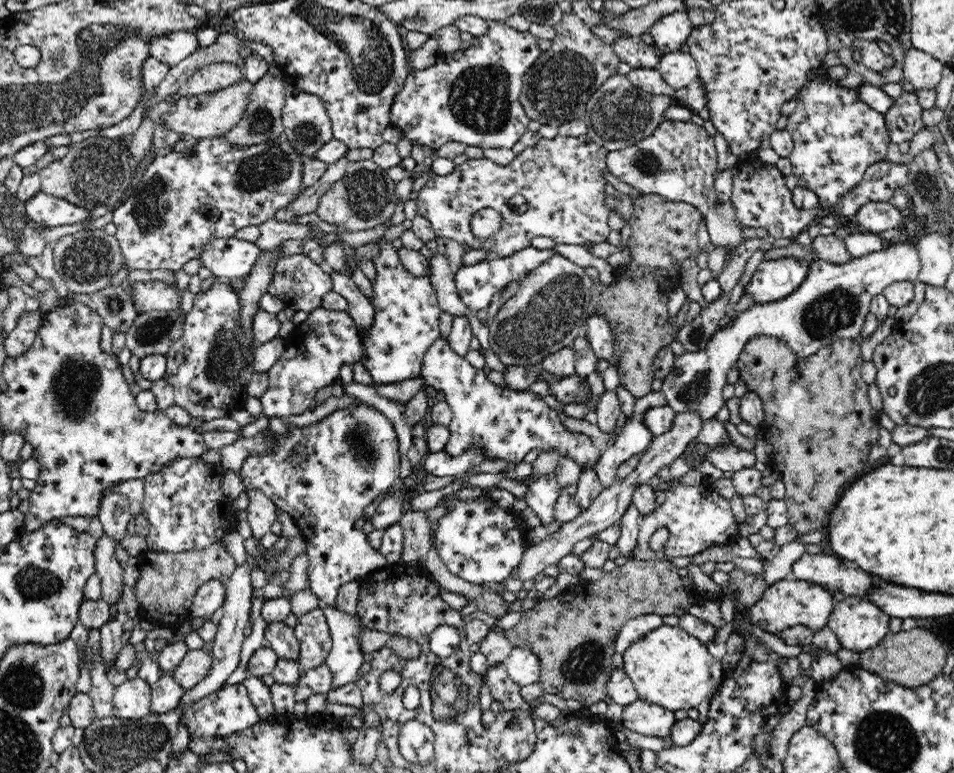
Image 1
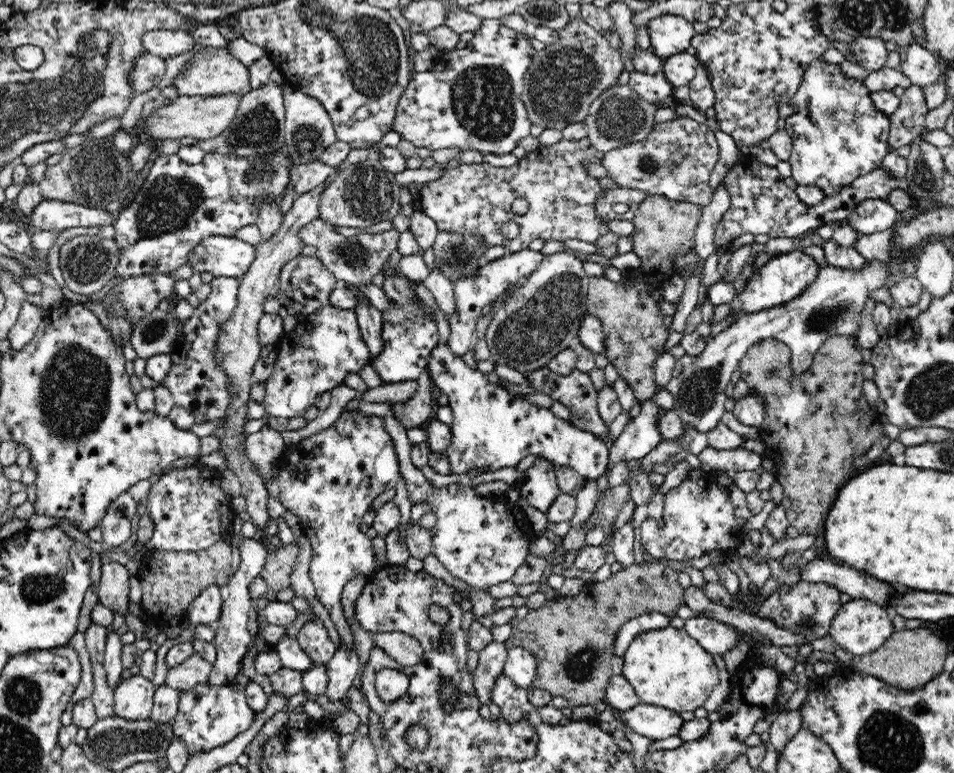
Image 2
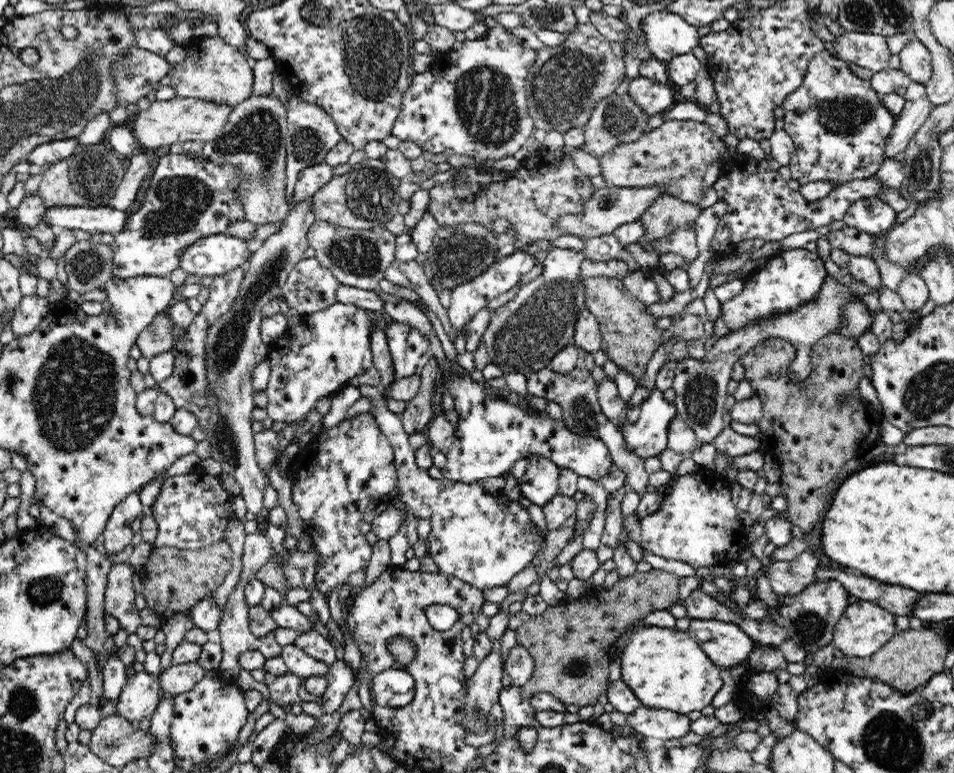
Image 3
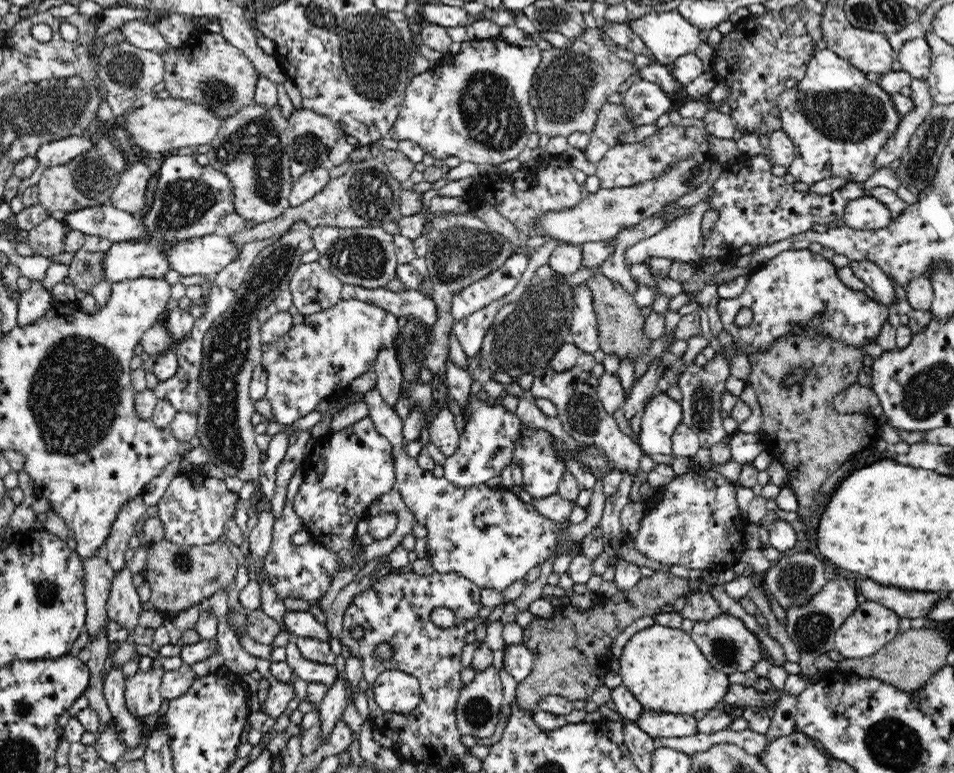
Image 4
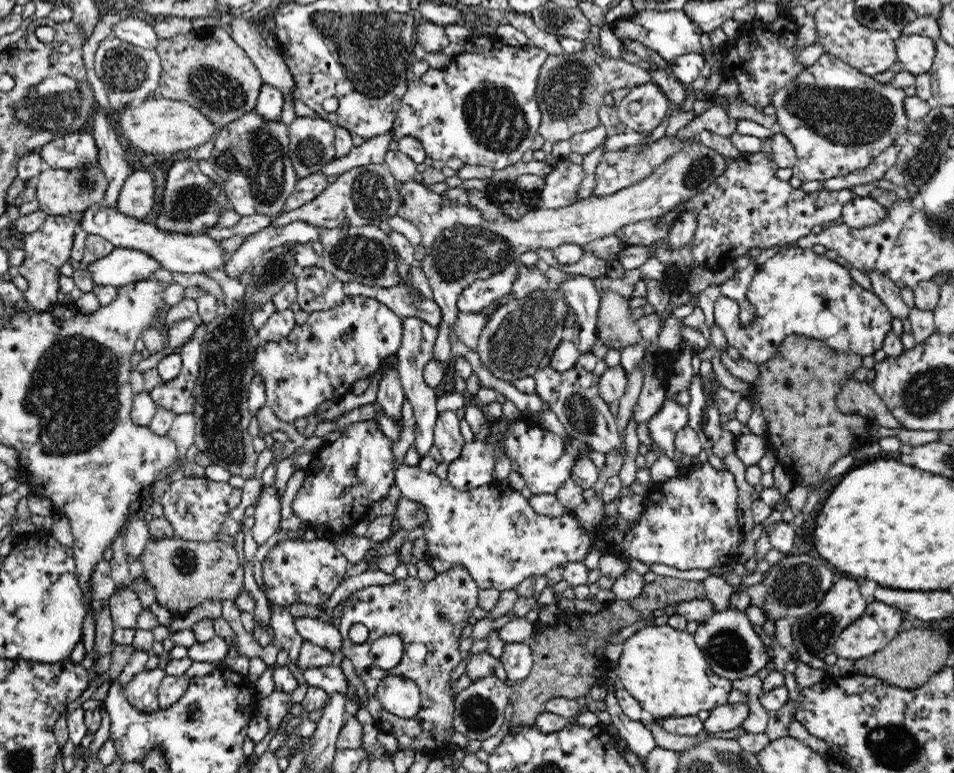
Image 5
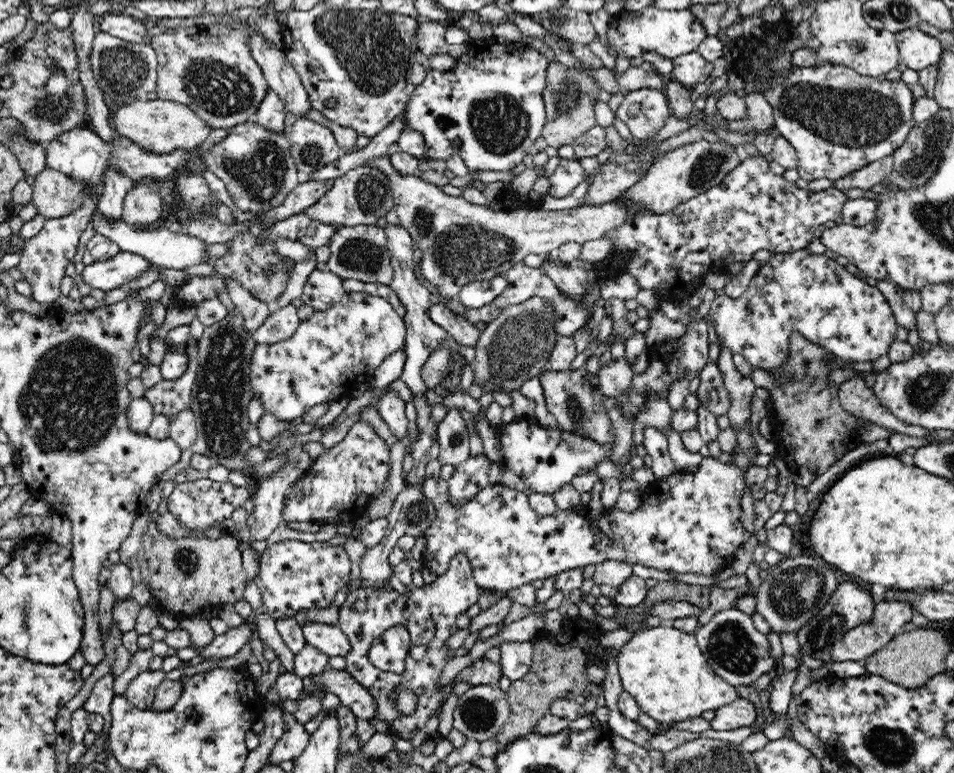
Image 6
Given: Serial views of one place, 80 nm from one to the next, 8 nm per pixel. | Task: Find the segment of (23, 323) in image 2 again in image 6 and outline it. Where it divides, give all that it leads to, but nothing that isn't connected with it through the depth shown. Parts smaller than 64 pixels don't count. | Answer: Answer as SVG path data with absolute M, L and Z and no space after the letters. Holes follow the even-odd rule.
M86 197L80 208L68 216L46 219L42 230L36 236L23 241L24 249L21 252L21 259L17 268L31 286L30 298L32 300L47 306L55 306L58 298L60 298L60 282L64 278L64 269L72 262L72 258L76 254L82 231L90 226L90 218L97 208L97 201L98 198L94 200Z

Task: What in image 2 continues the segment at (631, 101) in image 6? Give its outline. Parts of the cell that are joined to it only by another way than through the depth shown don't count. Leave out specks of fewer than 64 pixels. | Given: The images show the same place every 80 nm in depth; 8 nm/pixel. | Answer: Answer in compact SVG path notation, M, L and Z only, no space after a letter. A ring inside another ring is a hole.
M634 69L630 71L628 84L640 97L646 98L646 101L660 105L660 107L667 106L667 98L672 94L673 86L662 72L648 74Z

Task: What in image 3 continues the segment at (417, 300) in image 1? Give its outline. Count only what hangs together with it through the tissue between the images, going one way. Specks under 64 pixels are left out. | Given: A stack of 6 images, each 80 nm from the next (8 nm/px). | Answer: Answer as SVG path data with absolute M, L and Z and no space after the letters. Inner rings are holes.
M393 319L389 320L384 331L388 341L388 349L390 349L390 355L392 355L392 371L395 375L395 381L413 375L420 376L428 360L433 357L429 338L417 328L412 328Z

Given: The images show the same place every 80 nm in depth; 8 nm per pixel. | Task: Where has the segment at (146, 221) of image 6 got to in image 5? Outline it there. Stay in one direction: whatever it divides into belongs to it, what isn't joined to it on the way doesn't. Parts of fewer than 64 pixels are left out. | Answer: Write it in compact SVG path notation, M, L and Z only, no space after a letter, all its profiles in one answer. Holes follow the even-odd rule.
M136 170L118 192L116 206L126 216L142 219L154 206L153 176L146 170Z

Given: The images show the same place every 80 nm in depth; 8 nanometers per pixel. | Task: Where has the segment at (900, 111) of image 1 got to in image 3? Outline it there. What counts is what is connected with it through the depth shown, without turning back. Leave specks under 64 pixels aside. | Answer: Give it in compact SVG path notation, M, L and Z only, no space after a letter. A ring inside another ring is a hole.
M914 81L908 85L904 101L904 109L896 116L892 133L886 140L886 159L894 159L899 152L906 149L910 140L929 118L933 108L924 85Z

